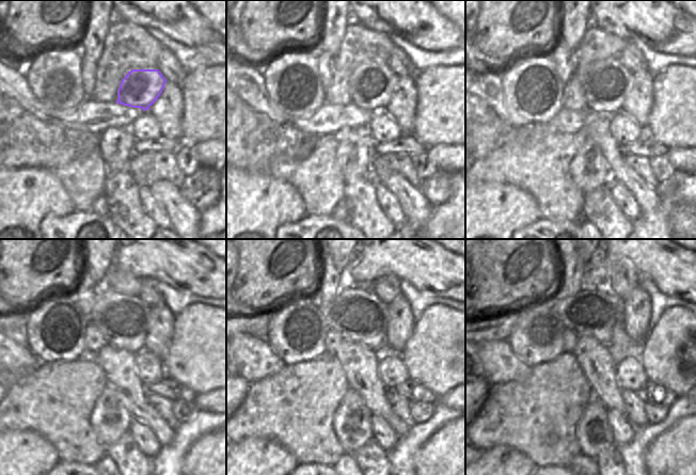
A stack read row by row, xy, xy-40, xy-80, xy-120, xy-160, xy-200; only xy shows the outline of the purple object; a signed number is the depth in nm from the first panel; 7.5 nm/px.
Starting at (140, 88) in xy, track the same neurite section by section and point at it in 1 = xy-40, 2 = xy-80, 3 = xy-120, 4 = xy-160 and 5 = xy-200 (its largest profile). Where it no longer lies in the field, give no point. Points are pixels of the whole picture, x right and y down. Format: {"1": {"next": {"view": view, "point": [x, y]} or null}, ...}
{"1": {"next": {"view": "xy-40", "point": [372, 86]}}, "2": {"next": {"view": "xy-80", "point": [605, 82]}}, "3": {"next": {"view": "xy-120", "point": [123, 319]}}, "4": {"next": {"view": "xy-160", "point": [362, 319]}}, "5": {"next": {"view": "xy-200", "point": [595, 316]}}}

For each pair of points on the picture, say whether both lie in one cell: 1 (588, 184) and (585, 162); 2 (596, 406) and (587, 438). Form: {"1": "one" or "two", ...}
{"1": "one", "2": "one"}

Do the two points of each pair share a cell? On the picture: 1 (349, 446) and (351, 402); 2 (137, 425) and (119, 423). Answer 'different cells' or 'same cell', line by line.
1: same cell
2: different cells

